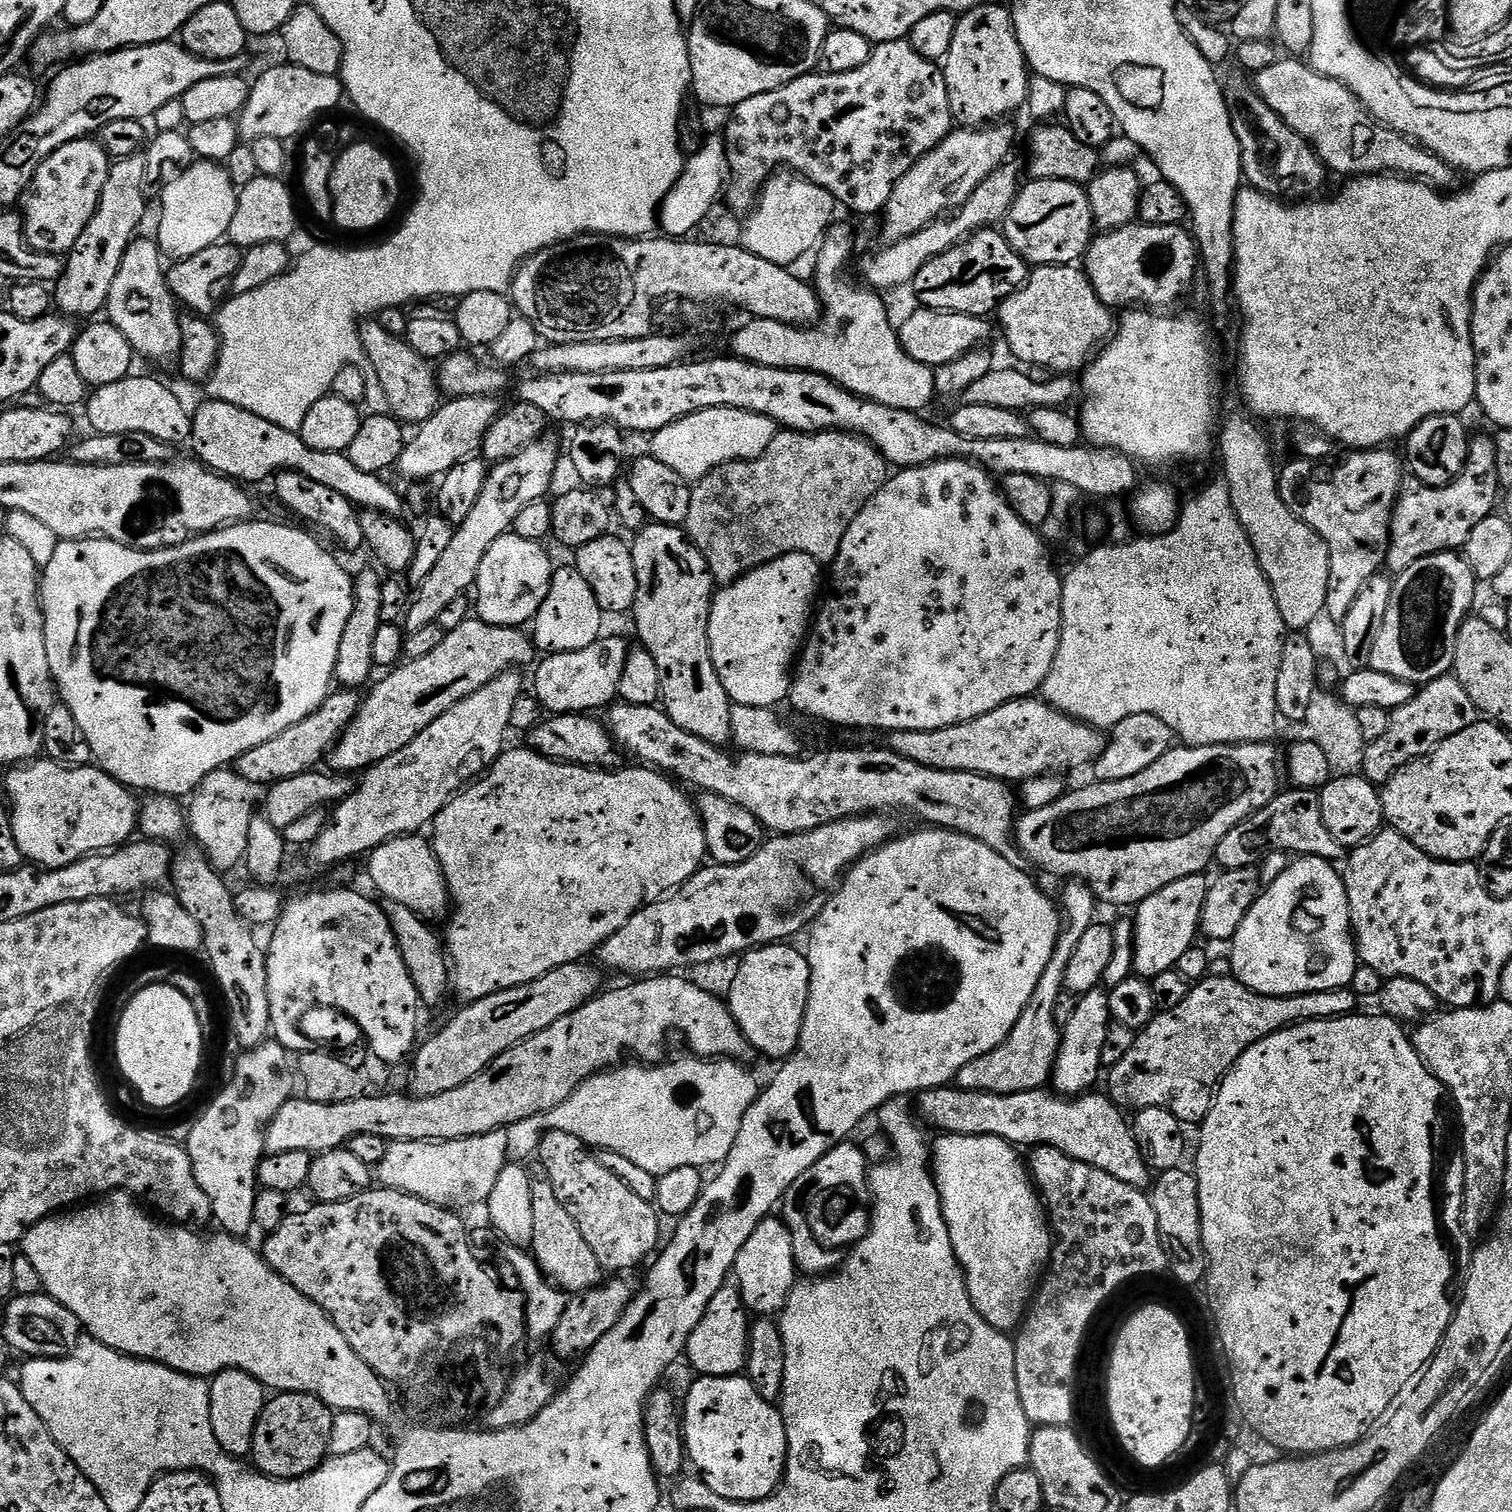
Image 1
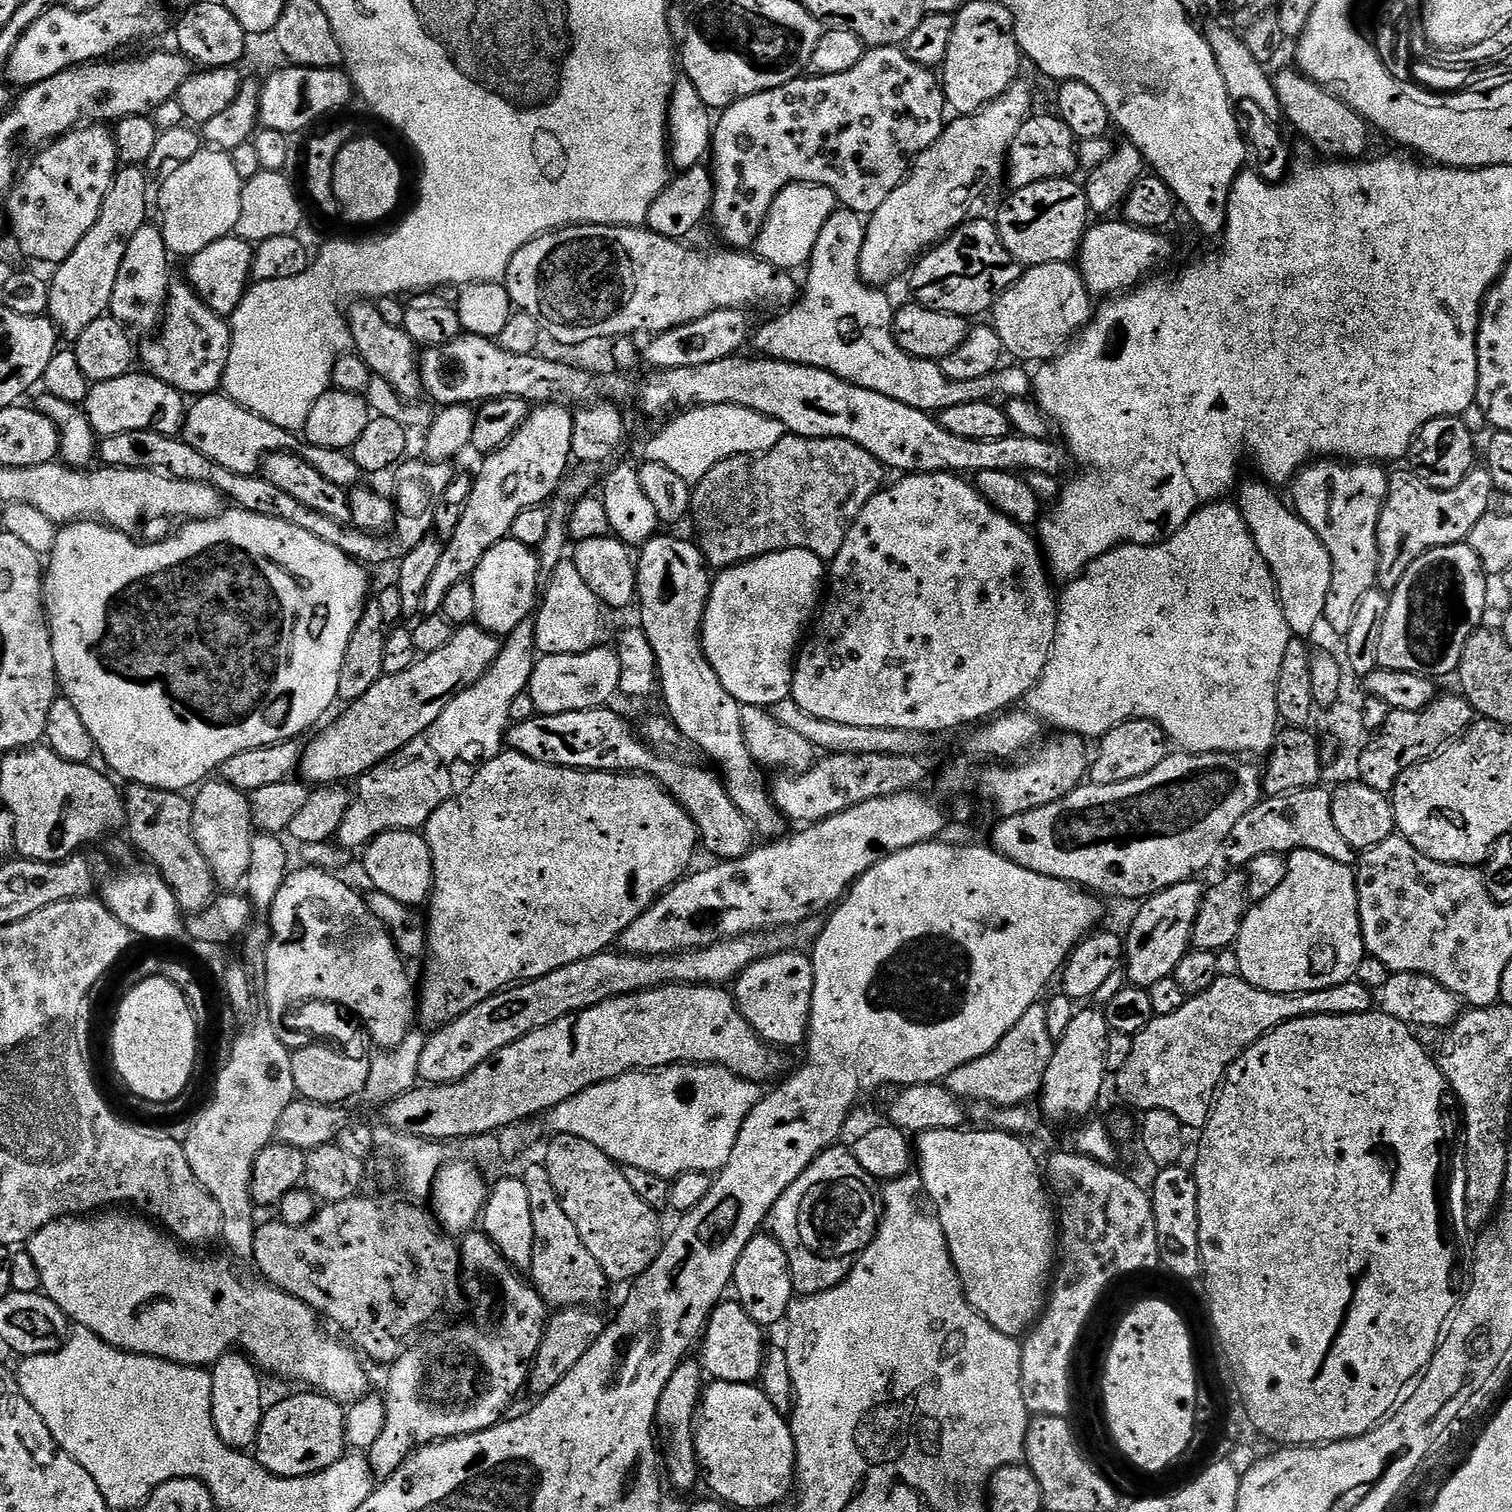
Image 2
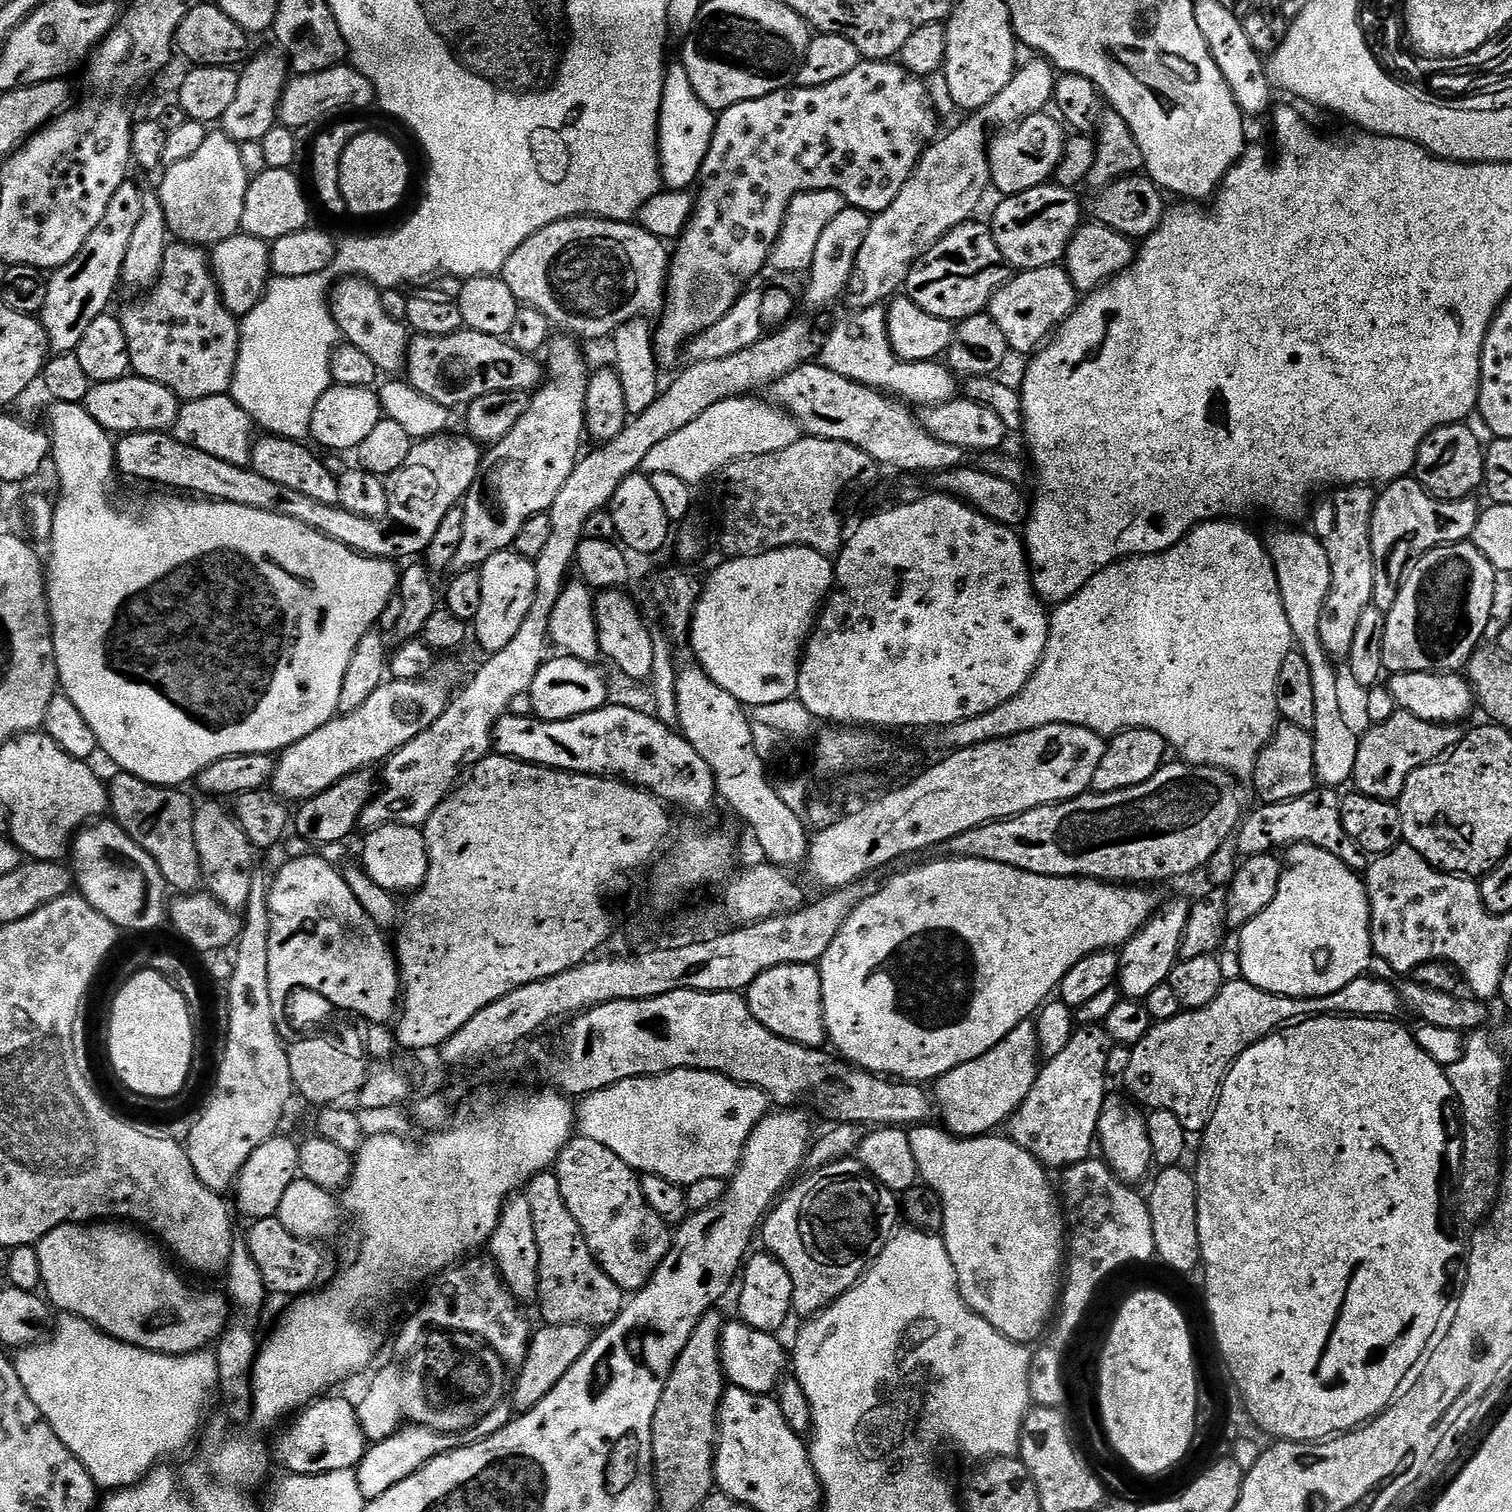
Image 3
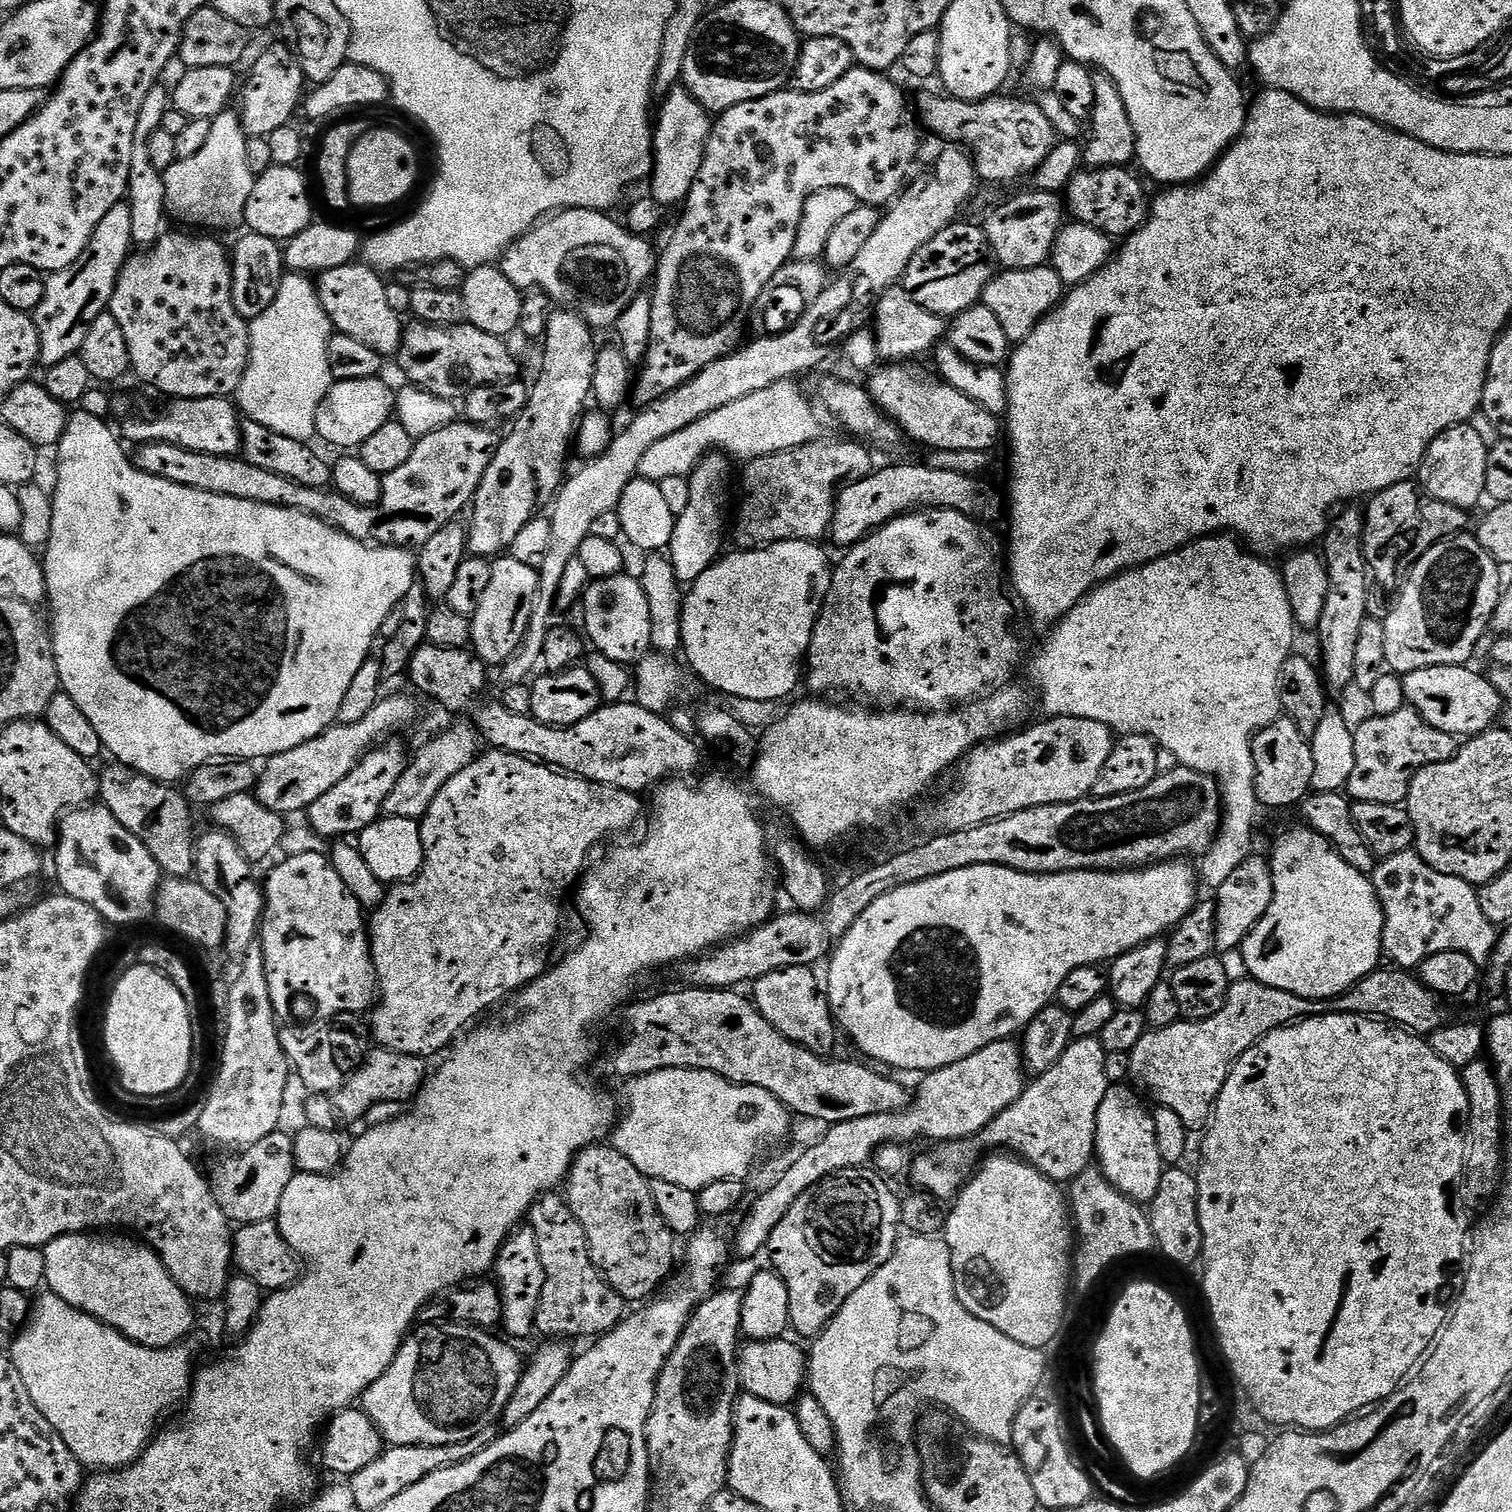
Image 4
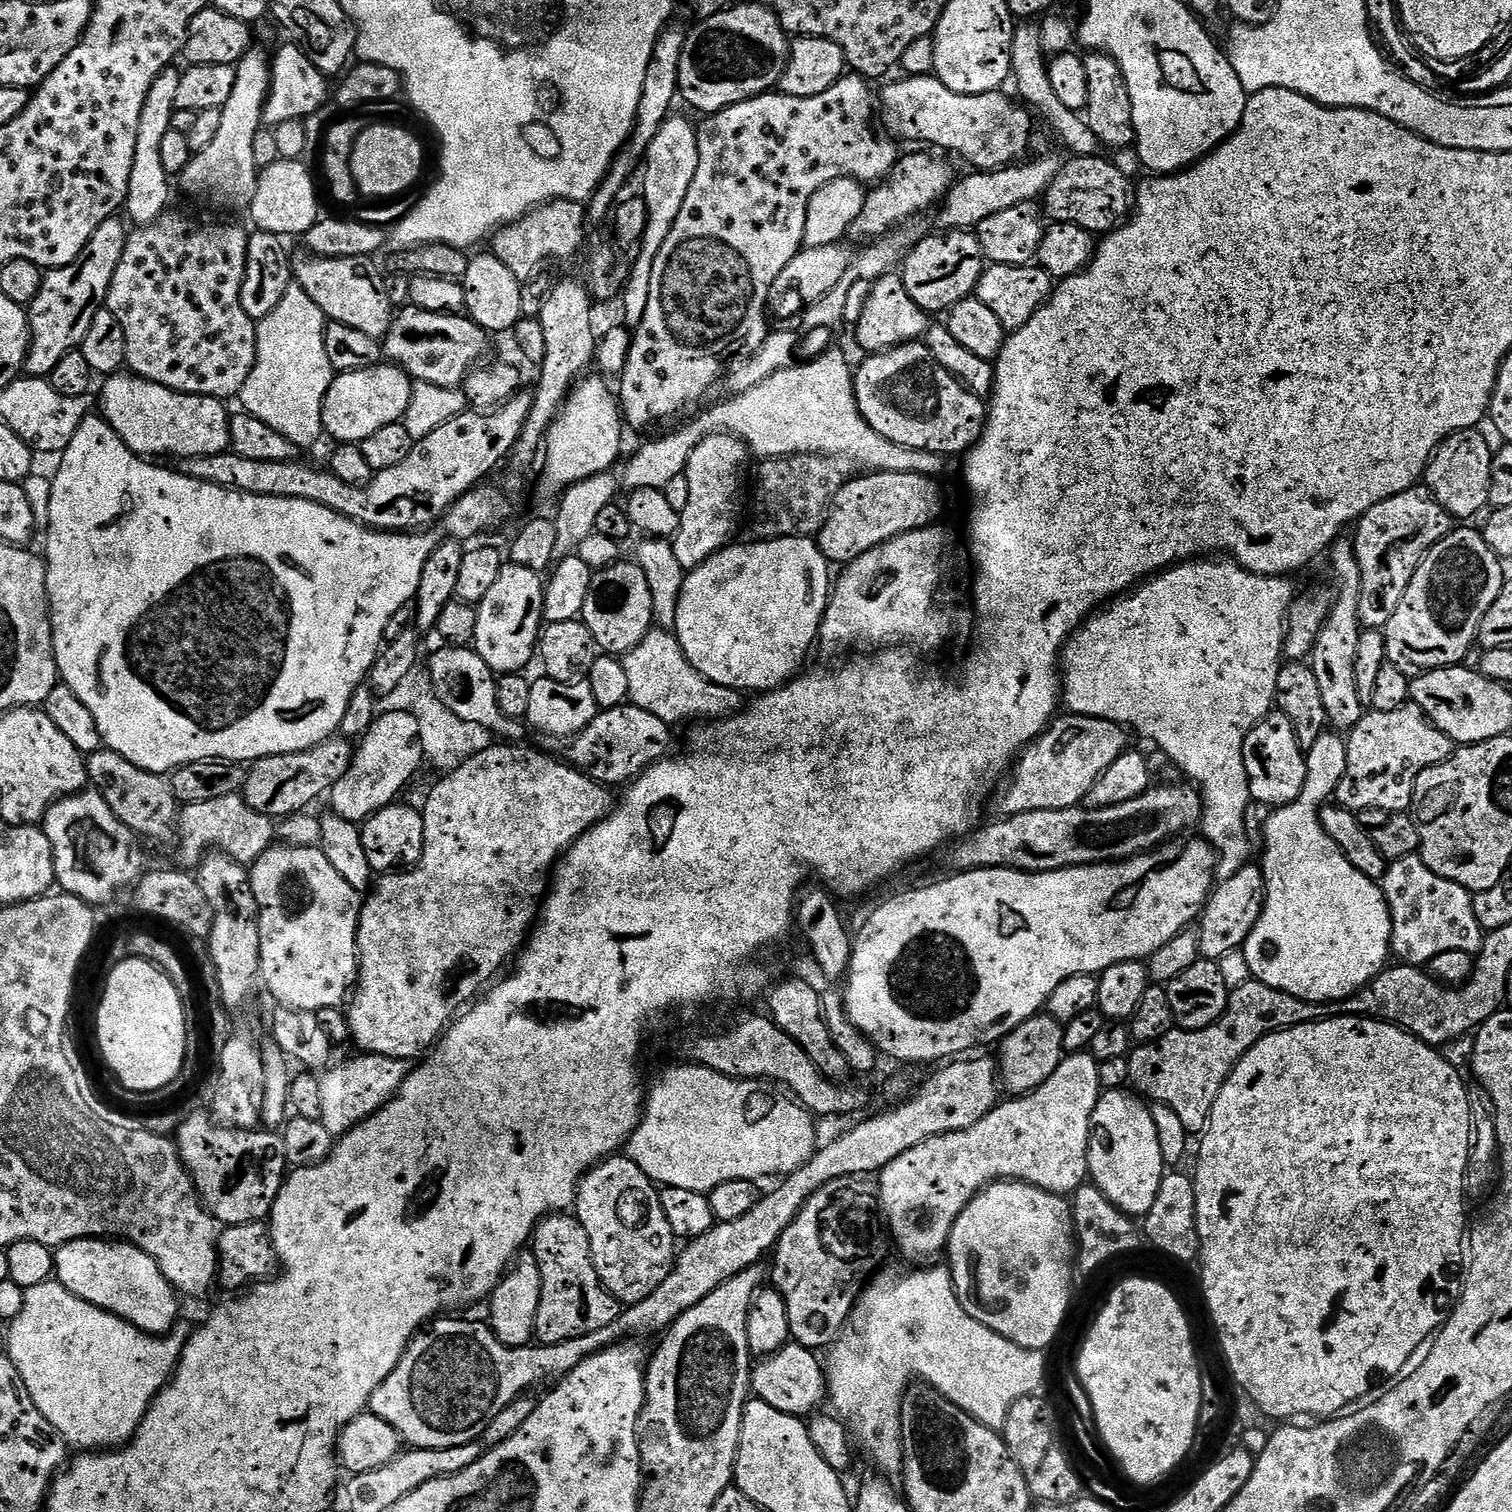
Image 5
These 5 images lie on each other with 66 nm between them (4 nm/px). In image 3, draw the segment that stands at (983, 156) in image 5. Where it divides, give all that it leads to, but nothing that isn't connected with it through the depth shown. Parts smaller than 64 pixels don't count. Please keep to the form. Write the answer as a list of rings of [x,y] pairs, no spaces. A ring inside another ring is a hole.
[[[1048,115],[1027,116],[1007,130],[997,131],[1000,133],[993,140],[991,137],[987,145],[988,169],[992,175],[991,187],[997,188],[1001,197],[1022,194],[1022,190],[1047,184],[1053,179],[1064,154],[1066,132],[1055,115]]]

